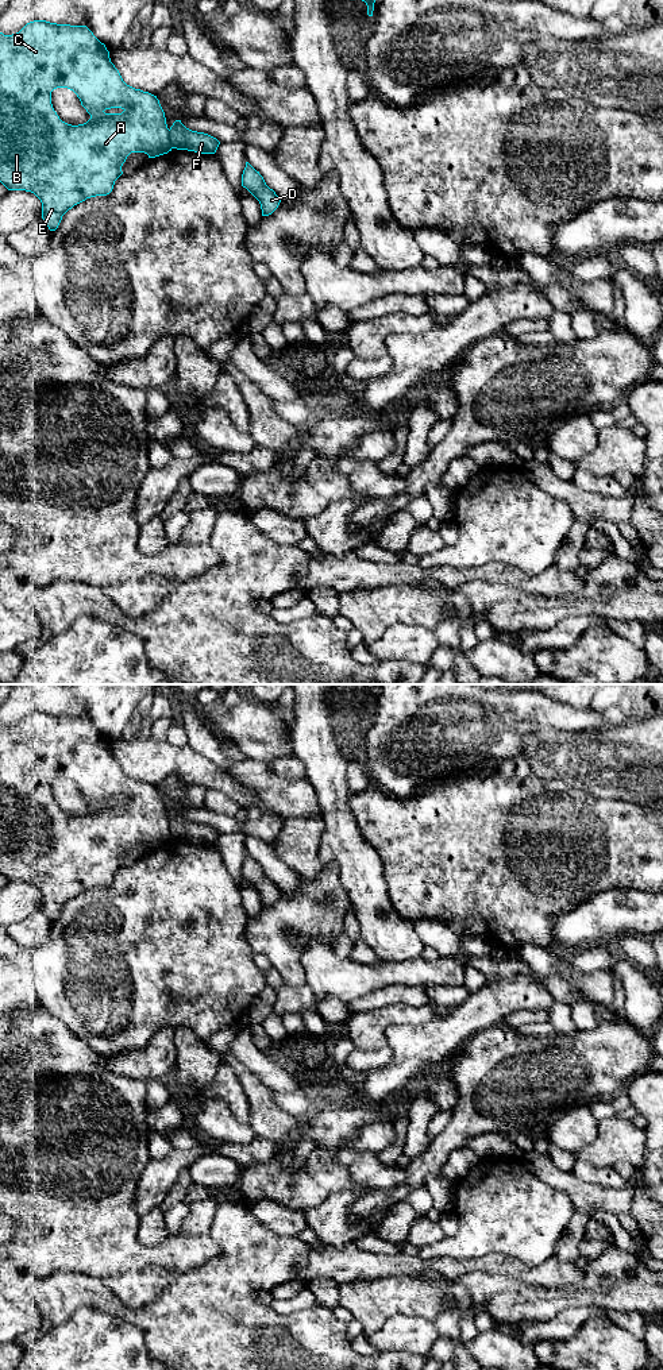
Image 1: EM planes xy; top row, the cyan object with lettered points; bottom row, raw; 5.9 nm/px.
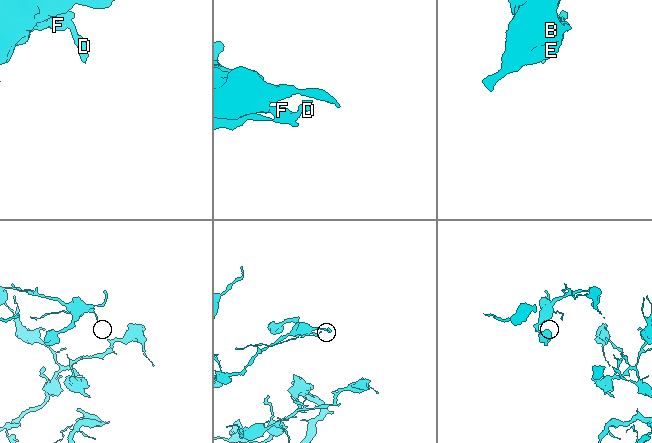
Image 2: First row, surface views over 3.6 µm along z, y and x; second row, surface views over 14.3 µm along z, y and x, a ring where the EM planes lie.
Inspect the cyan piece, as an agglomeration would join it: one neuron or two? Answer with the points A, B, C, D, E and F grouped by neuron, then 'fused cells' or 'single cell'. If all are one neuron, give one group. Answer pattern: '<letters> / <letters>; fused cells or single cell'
A B C E / D F; fused cells

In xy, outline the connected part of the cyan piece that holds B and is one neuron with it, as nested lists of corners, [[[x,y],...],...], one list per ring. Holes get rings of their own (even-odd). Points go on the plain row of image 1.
[[[46,711],[27,714],[19,723],[4,726],[0,723],[0,873],[8,881],[26,881],[34,884],[42,894],[42,910],[50,922],[55,922],[62,907],[74,896],[96,887],[107,887],[112,883],[115,872],[123,865],[122,857],[131,844],[144,844],[149,849],[155,849],[171,842],[169,819],[165,803],[157,787],[127,776],[119,761],[111,753],[109,742],[86,717],[57,715]],[[57,779],[73,782],[81,796],[90,806],[90,810],[78,817],[72,817],[59,810],[51,795],[51,783]]]

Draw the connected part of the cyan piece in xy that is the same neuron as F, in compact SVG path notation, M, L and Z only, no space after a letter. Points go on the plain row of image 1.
M176 811L169 821L169 830L173 840L188 841L198 845L215 845L220 833L204 823L186 819L181 811Z

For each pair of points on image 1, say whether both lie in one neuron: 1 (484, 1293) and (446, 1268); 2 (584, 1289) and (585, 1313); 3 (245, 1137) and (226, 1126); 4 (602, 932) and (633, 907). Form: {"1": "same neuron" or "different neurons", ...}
{"1": "different neurons", "2": "different neurons", "3": "same neuron", "4": "same neuron"}

